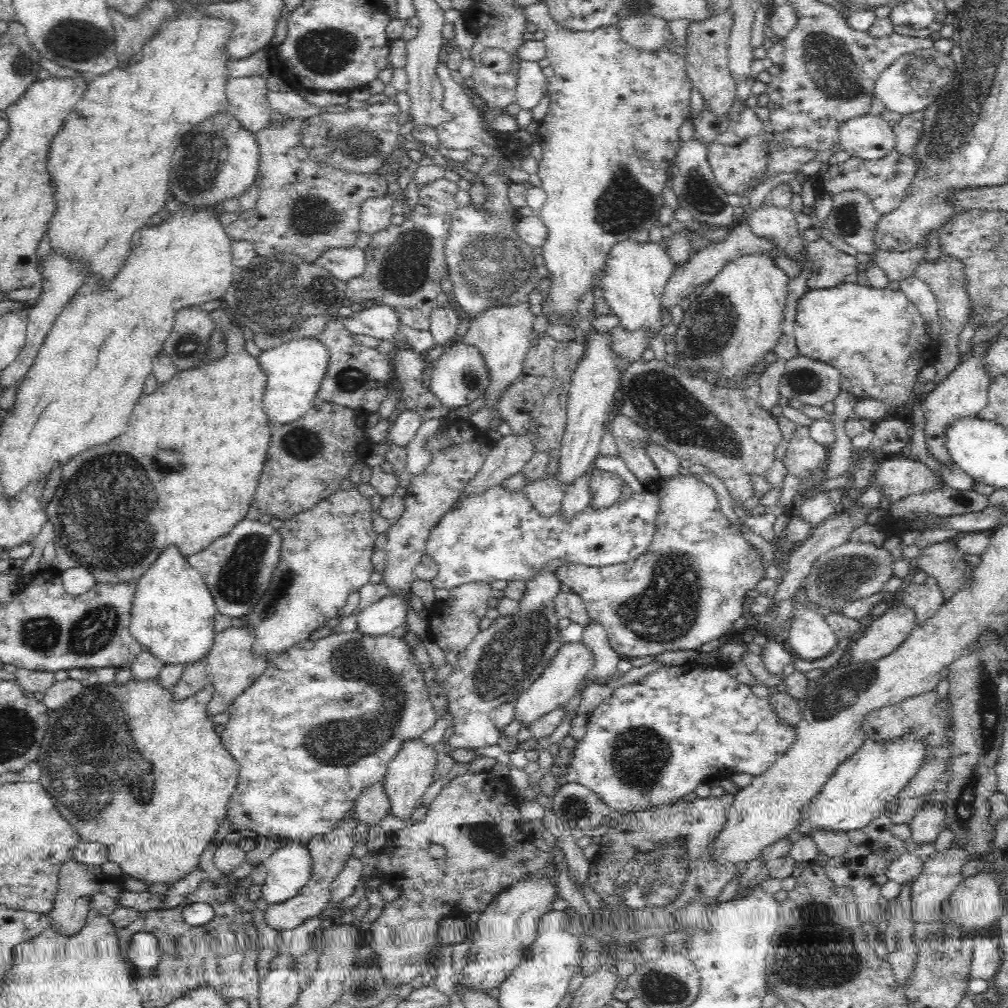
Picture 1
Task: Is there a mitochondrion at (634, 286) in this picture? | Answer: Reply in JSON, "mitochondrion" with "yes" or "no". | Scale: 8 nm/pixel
{"mitochondrion":"no"}

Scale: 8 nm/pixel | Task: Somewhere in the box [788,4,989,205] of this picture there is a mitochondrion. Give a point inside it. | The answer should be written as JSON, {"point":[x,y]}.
{"point":[833,64]}

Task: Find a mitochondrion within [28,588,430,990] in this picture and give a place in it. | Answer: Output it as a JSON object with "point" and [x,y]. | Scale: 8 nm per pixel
{"point":[77,754]}

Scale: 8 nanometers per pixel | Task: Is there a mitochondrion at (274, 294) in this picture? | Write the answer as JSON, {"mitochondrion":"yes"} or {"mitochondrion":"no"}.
{"mitochondrion":"yes"}

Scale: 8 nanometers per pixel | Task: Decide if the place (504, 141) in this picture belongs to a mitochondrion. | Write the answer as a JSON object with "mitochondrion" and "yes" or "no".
{"mitochondrion":"no"}

